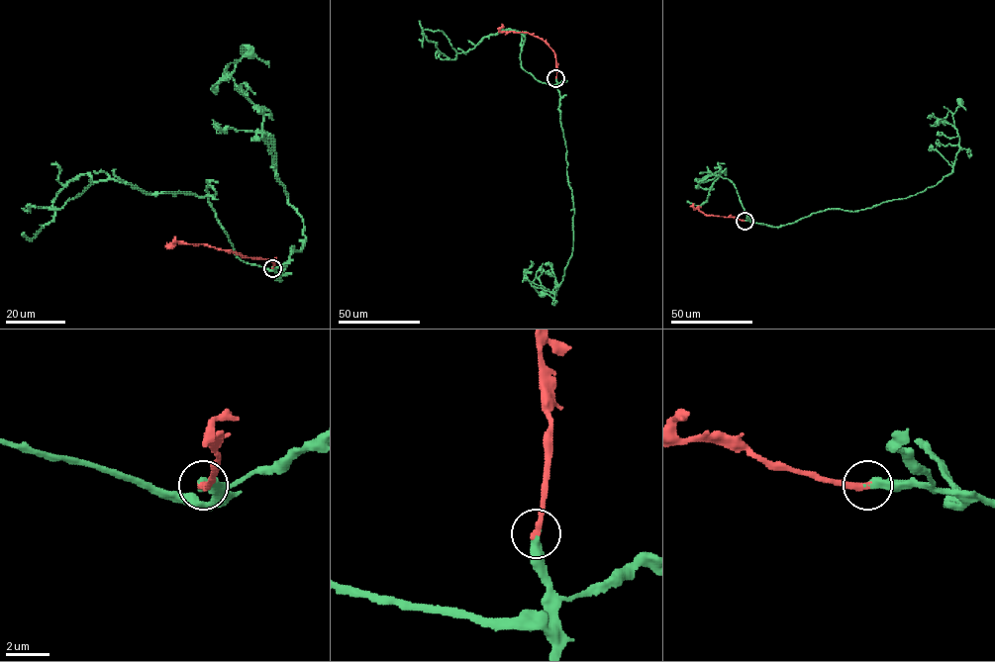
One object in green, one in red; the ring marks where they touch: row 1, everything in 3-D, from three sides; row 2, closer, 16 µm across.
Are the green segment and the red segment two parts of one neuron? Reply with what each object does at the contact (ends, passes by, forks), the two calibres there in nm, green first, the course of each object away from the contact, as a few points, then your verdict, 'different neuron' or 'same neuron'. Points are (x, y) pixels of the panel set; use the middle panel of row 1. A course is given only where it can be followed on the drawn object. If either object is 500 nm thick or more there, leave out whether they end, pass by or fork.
green ends; red ends; calibres 440 and 320 nm; course green (555, 78), (566, 146), (566, 174), (574, 210), (573, 244), (562, 281), (554, 293), (534, 286), (543, 294); course red (555, 78), (555, 53), (544, 41), (528, 33), (500, 32), (503, 27); same neuron

